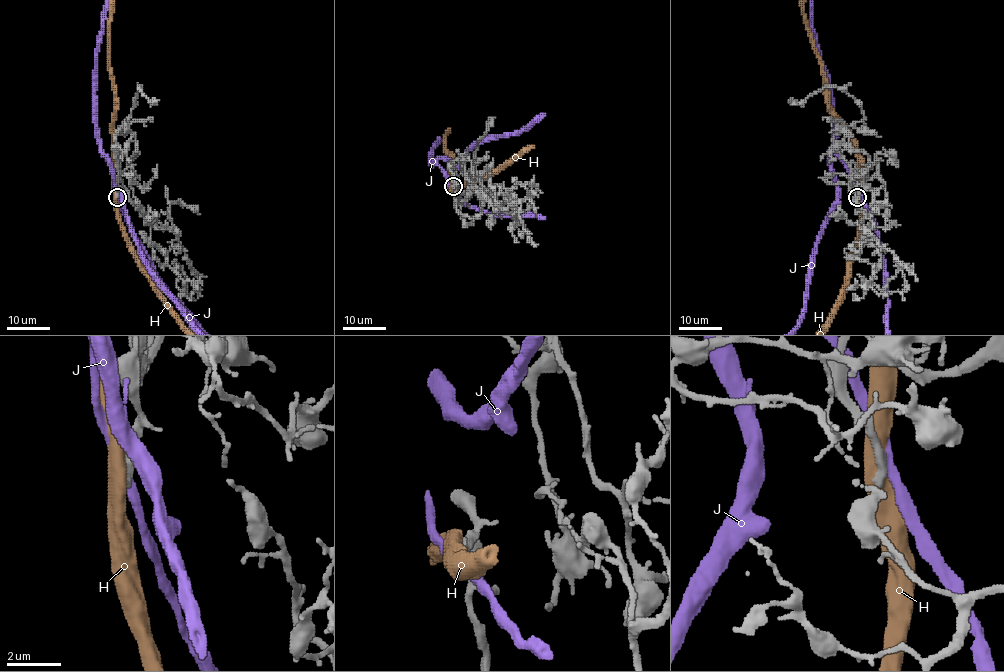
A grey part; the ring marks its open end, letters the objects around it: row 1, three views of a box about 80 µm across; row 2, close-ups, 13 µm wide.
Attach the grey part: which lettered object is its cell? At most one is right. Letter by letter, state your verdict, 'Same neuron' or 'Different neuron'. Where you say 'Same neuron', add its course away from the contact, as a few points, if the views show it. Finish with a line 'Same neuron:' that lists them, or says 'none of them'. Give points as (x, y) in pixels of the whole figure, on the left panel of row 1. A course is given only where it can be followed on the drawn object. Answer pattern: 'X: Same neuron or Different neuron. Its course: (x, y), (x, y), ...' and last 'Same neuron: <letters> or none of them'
H: Different neuron
J: Different neuron
Same neuron: none of them

